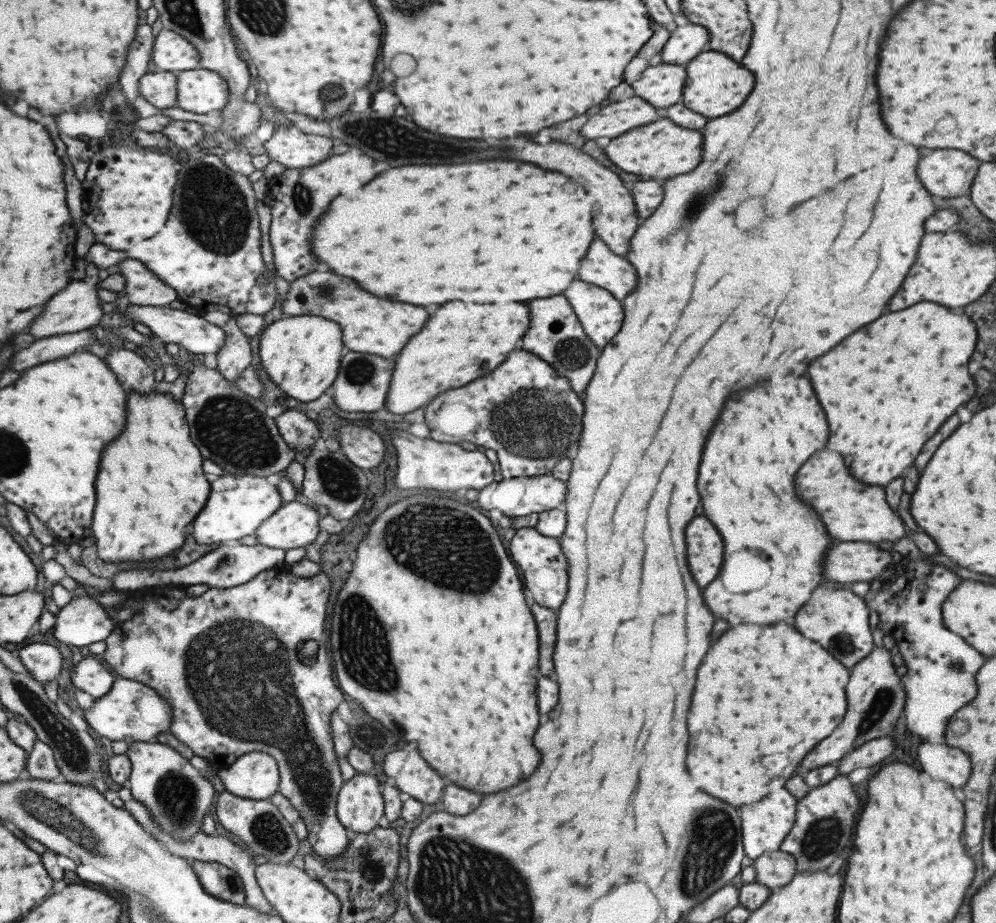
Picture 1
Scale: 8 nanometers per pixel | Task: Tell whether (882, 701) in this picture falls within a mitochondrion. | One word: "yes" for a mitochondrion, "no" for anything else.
yes

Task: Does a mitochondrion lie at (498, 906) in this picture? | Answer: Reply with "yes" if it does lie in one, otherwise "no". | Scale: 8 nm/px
yes

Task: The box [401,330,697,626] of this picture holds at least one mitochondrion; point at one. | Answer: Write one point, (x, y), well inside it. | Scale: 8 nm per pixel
(529, 424)

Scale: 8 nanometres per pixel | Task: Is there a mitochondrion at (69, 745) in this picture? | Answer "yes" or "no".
yes

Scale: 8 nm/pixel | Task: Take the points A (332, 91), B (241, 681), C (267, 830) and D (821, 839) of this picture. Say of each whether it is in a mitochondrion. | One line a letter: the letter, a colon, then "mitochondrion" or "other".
A: mitochondrion
B: mitochondrion
C: mitochondrion
D: mitochondrion

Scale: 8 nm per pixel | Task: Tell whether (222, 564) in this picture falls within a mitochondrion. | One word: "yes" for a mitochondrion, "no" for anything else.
yes

